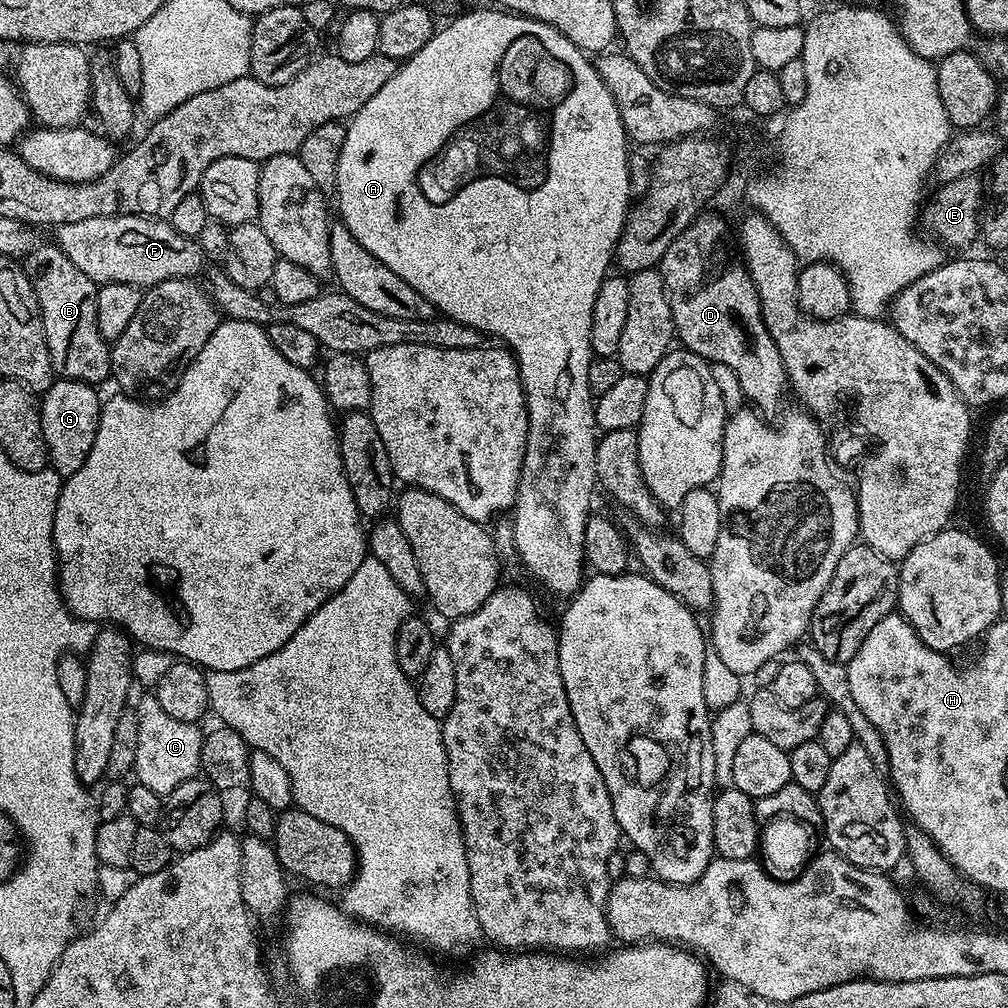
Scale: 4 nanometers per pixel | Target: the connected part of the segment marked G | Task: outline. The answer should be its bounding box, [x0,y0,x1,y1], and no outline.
[39,378,102,478]

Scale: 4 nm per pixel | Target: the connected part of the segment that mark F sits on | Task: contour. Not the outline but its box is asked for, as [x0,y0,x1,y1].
[55,216,204,290]

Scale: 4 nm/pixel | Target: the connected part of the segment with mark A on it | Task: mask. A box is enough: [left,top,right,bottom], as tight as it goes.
[334,8,634,598]

